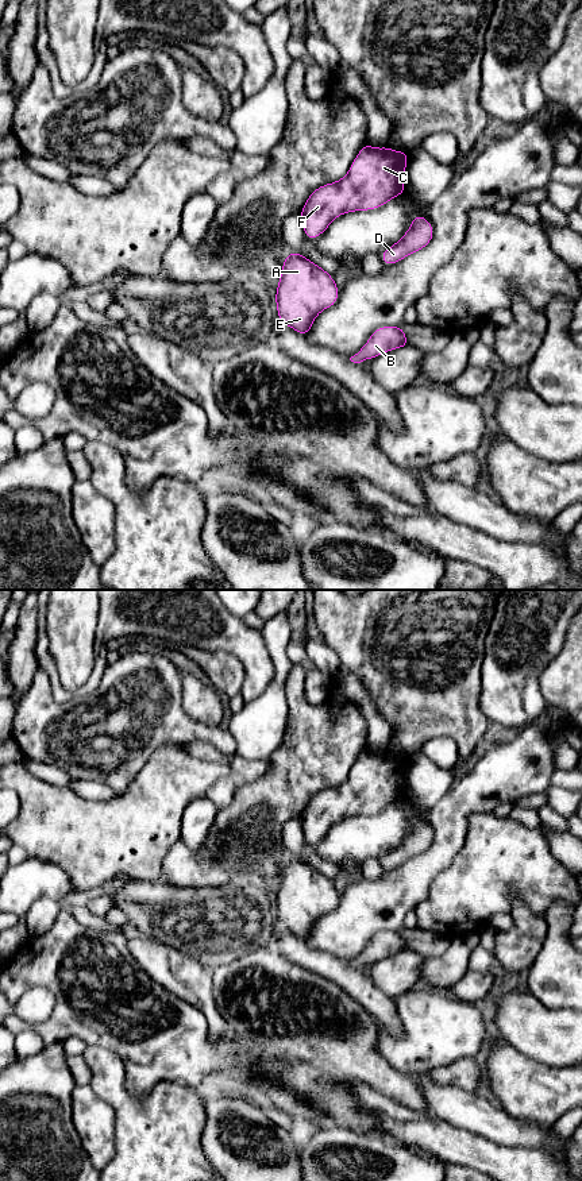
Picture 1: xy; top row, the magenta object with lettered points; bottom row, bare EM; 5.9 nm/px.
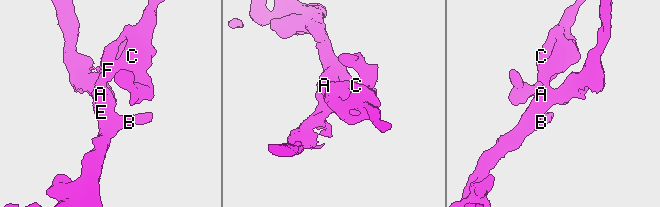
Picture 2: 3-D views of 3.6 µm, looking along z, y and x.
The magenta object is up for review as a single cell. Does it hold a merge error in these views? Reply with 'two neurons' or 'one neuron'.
one neuron

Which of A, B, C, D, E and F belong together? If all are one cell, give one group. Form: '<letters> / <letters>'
A B C D E F

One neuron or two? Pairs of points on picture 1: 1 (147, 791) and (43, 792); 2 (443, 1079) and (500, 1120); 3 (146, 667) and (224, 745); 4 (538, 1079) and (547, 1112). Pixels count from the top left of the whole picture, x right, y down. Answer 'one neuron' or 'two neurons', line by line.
1: one neuron
2: two neurons
3: one neuron
4: one neuron

